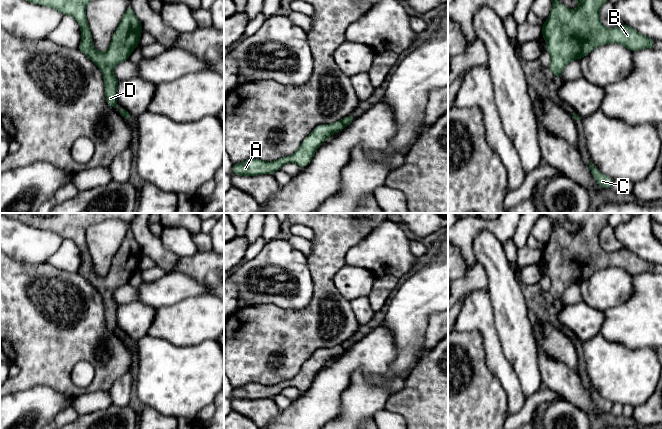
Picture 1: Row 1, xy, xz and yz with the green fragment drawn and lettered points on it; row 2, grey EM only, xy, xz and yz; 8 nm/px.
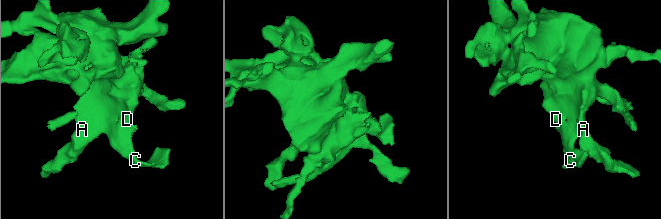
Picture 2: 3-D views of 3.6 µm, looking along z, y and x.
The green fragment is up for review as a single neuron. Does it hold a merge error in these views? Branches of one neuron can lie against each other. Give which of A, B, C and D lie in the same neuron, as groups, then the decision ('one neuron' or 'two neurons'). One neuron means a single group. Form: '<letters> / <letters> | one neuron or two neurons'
A B C D | one neuron

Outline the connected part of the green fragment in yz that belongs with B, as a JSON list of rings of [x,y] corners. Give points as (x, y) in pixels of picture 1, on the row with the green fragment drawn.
[[[552,0],[552,10],[542,26],[542,37],[546,40],[546,50],[551,56],[549,70],[555,77],[561,79],[561,73],[566,65],[588,55],[599,45],[618,43],[635,52],[645,48],[655,48],[655,40],[643,36],[626,23],[616,28],[606,28],[599,18],[599,11],[608,0],[578,0],[579,6],[570,10],[559,0]]]

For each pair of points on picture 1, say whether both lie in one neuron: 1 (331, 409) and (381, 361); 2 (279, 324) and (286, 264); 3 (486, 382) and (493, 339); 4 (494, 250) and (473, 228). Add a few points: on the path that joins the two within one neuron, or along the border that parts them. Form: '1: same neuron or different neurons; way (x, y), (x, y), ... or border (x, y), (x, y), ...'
1: same neuron; way (331, 391), (331, 386), (356, 361), (363, 361)
2: different neurons; border (258, 303), (273, 303), (294, 309), (305, 307)
3: different neurons; border (484, 345), (485, 363), (502, 387)
4: different neurons; border (500, 242), (482, 230), (474, 238), (473, 253)

